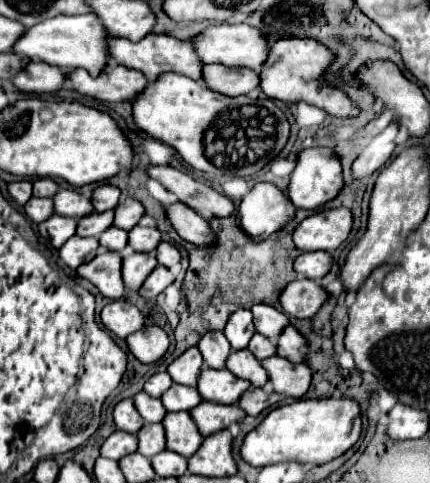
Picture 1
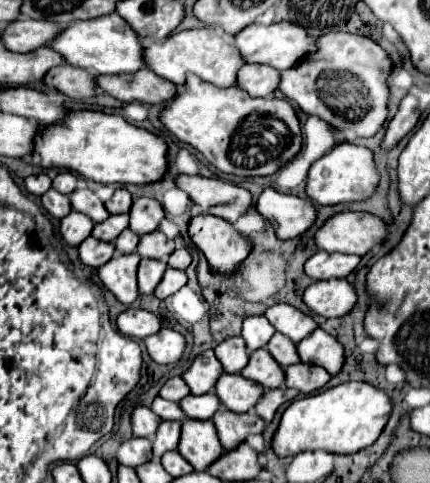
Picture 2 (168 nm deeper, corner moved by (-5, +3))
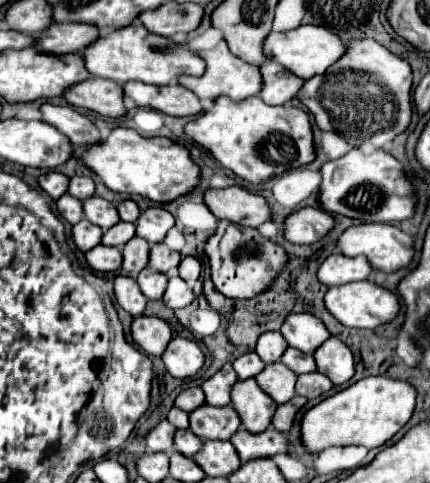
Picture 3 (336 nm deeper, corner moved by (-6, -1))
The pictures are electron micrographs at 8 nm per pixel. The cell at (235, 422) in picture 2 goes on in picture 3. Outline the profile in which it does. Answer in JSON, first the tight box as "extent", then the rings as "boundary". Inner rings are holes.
{"extent":[230,426,288,462],"boundary":[[[268,426],[262,434],[238,430],[234,438],[230,438],[230,442],[242,462],[248,462],[250,458],[268,458],[278,452],[288,452],[288,442],[284,440],[284,434],[274,430],[274,426]]]}

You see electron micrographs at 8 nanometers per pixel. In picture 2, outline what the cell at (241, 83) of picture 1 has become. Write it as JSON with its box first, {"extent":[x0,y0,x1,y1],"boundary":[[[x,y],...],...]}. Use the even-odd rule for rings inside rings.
{"extent":[239,64,281,96],"boundary":[[[245,64],[239,70],[239,86],[251,96],[273,96],[281,74],[265,64]]]}

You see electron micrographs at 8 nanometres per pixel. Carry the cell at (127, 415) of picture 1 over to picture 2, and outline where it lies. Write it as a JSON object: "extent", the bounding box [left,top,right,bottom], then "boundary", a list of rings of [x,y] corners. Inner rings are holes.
{"extent":[131,406,161,438],"boundary":[[[137,406],[133,410],[133,416],[131,416],[131,422],[133,422],[133,434],[139,436],[139,438],[149,438],[157,432],[157,426],[161,422],[161,418],[157,418],[157,414],[153,414],[151,408],[145,408],[145,406]]]}

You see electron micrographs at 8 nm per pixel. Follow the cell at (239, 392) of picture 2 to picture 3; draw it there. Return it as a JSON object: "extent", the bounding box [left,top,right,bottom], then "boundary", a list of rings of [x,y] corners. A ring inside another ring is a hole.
{"extent":[230,378,276,432],"boundary":[[[254,378],[248,380],[238,380],[232,386],[230,392],[232,398],[232,408],[238,412],[242,426],[248,432],[262,432],[270,424],[270,418],[276,410],[276,402],[266,396],[260,386],[254,382]]]}

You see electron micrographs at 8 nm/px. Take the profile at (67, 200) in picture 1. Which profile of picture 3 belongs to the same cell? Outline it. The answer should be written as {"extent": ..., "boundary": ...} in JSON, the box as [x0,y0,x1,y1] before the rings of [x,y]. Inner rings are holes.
{"extent":[82,196,120,230],"boundary":[[[90,196],[82,202],[82,208],[84,208],[84,218],[90,220],[92,224],[100,226],[102,230],[108,230],[108,228],[112,228],[114,224],[120,222],[116,206],[110,204],[108,200],[104,200],[104,198]]]}

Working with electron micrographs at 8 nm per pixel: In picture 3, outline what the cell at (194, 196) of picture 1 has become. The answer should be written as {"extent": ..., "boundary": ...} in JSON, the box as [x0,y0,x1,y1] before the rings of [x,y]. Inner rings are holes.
{"extent":[204,186,272,228],"boundary":[[[240,186],[206,190],[204,204],[216,218],[230,220],[230,222],[236,222],[240,226],[250,226],[250,228],[260,226],[272,216],[262,196],[250,194],[248,190]]]}

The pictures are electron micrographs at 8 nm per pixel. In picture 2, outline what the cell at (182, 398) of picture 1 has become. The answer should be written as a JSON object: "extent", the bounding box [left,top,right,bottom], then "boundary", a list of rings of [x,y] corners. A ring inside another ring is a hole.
{"extent":[179,394,221,420],"boundary":[[[203,394],[203,396],[185,396],[179,406],[183,408],[185,416],[187,418],[193,418],[193,420],[211,420],[213,414],[217,410],[221,410],[221,400],[217,398],[217,394]]]}

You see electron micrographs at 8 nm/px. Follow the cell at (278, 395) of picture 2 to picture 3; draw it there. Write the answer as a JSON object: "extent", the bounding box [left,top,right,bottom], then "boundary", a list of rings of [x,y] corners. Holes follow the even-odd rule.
{"extent":[272,396,306,432],"boundary":[[[300,396],[300,406],[296,406],[294,402],[278,404],[278,408],[276,408],[274,416],[272,416],[272,426],[274,426],[276,430],[280,430],[280,432],[290,430],[290,426],[292,426],[292,420],[294,420],[296,412],[298,412],[304,404],[306,404],[306,398],[302,398],[302,396]]]}

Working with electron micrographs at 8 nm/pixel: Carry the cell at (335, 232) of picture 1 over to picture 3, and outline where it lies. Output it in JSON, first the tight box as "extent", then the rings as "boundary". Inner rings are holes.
{"extent":[336,222,414,272],"boundary":[[[370,222],[370,224],[356,224],[350,226],[342,232],[342,236],[336,242],[338,252],[342,252],[344,256],[366,256],[368,262],[382,270],[382,272],[394,272],[402,266],[406,266],[412,256],[414,256],[414,248],[412,248],[412,236],[408,236],[406,232],[402,232],[400,228],[392,226],[392,224],[382,224],[382,222]]]}

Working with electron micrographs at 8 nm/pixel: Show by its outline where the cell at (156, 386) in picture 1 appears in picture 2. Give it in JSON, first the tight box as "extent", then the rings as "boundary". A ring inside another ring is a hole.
{"extent":[159,376,189,402],"boundary":[[[173,376],[165,382],[159,396],[165,400],[171,400],[171,402],[181,402],[181,398],[185,398],[187,394],[189,394],[189,386],[185,384],[185,380],[181,376]]]}

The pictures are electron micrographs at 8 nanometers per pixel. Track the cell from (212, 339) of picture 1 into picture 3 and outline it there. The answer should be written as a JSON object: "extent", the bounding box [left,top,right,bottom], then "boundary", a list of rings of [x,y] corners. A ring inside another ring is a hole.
{"extent":[234,352,264,380],"boundary":[[[248,352],[242,354],[240,358],[234,360],[234,370],[238,374],[238,380],[246,380],[246,378],[254,378],[254,374],[258,374],[262,370],[264,362],[258,358],[256,352]]]}

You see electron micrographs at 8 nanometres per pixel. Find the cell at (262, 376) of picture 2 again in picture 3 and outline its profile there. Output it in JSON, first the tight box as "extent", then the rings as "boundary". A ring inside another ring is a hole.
{"extent":[256,362,296,404],"boundary":[[[272,362],[266,364],[260,374],[256,374],[256,382],[268,396],[272,396],[278,404],[282,404],[294,396],[296,374],[288,370],[282,362]]]}

